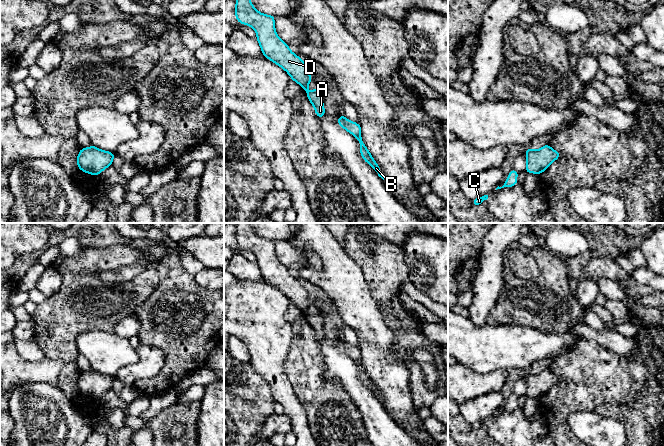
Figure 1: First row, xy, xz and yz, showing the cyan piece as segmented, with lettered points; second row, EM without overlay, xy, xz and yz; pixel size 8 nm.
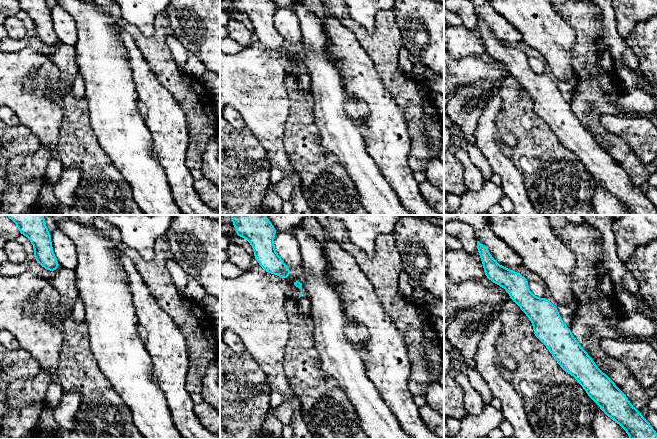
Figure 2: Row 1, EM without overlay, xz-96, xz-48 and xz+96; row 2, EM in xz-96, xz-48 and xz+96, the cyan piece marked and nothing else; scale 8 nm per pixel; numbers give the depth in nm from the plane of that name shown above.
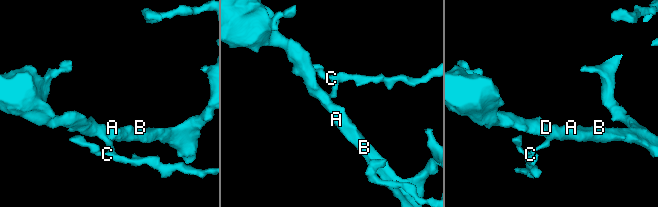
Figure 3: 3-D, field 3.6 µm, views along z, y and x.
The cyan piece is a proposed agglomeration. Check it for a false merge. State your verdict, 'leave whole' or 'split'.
leave whole

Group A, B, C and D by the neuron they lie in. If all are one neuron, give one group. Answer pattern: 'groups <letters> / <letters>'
groups A B C D

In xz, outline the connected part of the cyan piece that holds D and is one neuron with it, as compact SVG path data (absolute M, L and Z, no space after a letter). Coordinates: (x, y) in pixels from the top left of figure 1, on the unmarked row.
M250 223L236 224L235 240L239 247L249 249L255 254L263 280L284 293L290 299L291 304L304 313L314 330L316 339L321 343L325 339L323 316L318 311L315 314L307 315L312 304L308 289L278 261L274 249L275 240L258 236Z

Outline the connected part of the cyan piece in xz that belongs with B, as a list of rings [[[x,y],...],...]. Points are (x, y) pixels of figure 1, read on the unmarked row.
[[[344,339],[339,340],[337,345],[338,345],[338,348],[342,352],[344,352],[346,355],[348,355],[349,357],[351,357],[353,360],[355,360],[357,362],[357,364],[360,367],[361,381],[365,384],[366,387],[370,388],[373,391],[373,393],[376,395],[378,400],[384,404],[384,399],[381,396],[377,386],[373,383],[369,374],[366,372],[365,368],[362,364],[360,348],[346,343]]]

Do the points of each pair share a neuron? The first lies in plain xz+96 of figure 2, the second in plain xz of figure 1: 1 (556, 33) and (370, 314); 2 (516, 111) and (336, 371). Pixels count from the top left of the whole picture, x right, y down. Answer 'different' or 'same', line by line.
1: same
2: different

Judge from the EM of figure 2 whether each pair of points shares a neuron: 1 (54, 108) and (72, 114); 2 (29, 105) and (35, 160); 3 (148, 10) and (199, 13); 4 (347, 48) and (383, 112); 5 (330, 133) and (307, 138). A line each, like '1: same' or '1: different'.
1: different
2: different
3: different
4: same
5: different

